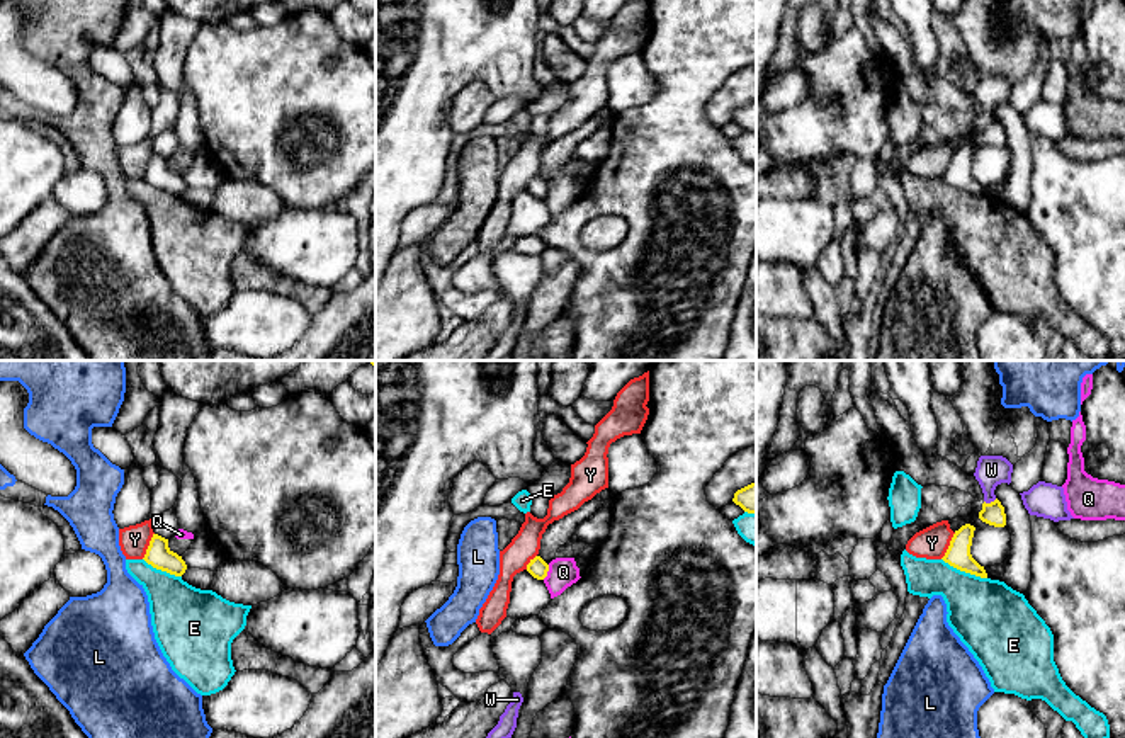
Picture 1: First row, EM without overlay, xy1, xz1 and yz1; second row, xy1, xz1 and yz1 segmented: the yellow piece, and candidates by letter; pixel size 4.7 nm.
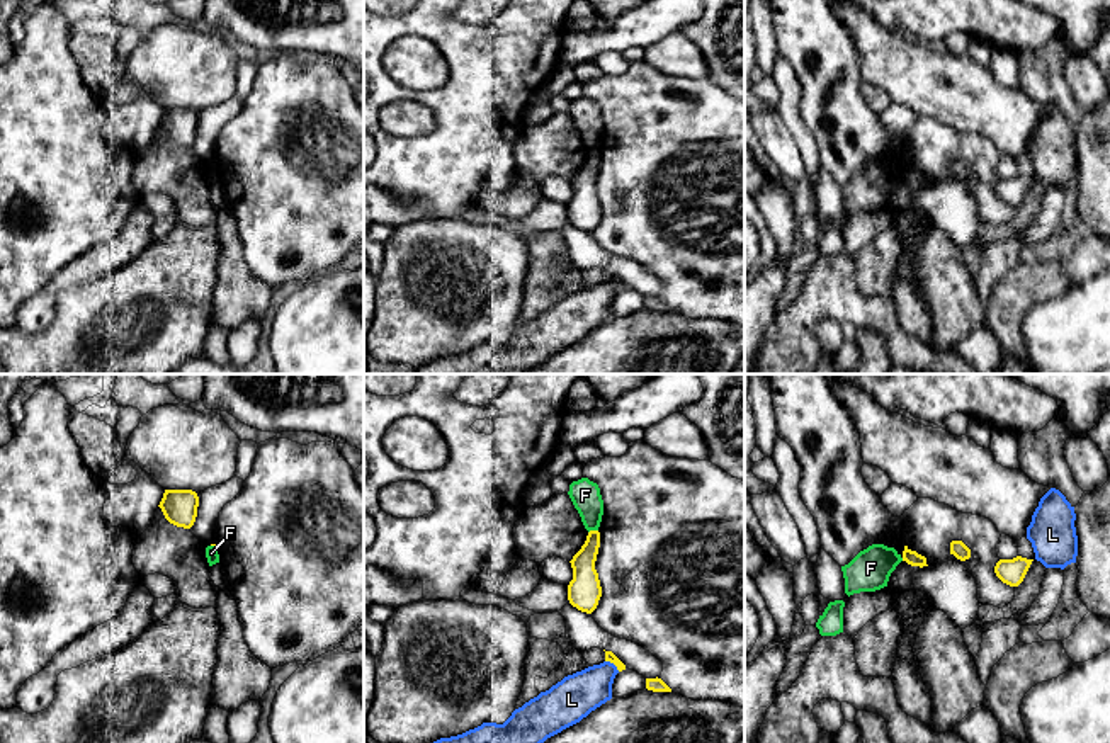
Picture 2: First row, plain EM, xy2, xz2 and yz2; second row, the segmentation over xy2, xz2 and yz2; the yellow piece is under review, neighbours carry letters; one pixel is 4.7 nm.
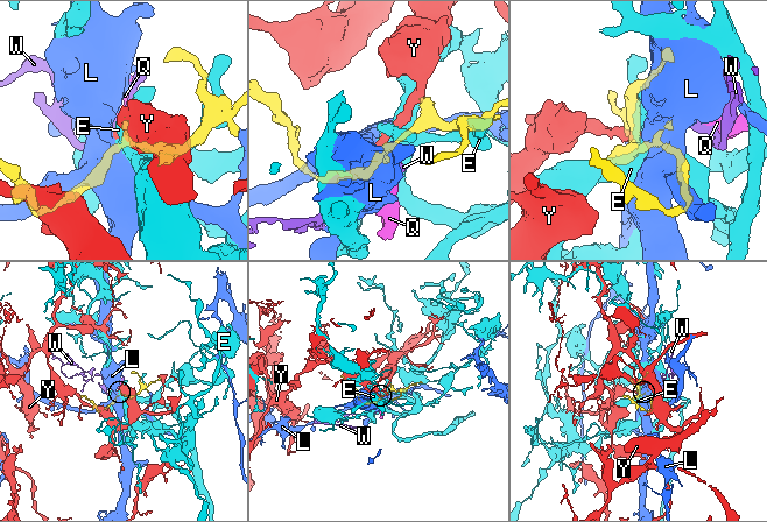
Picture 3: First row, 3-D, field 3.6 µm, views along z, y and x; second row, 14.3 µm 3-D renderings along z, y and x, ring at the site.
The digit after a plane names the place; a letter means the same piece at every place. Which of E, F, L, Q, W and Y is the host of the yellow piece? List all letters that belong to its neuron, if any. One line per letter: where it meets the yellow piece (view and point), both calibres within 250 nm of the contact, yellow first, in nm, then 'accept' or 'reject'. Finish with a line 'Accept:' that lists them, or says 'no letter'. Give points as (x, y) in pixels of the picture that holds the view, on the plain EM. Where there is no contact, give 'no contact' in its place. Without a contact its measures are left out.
E: meets yellow in yz1 at (964, 189); 120 nm thick on the yellow side, 340 nm on the other; reject
F: meets yellow in xz2 at (592, 150); 130 nm thick on the yellow side, 140 nm on the other; reject
L: meets yellow in xz2 at (612, 281); 50 nm thick on the yellow side, 200 nm on the other; reject
Q: meets yellow in xz1 at (548, 189); 90 nm thick on the yellow side, 140 nm on the other; reject
W: meets yellow in yz1 at (991, 121); 110 nm thick on the yellow side, 140 nm on the other; accept
Y: meets yellow in yz1 at (949, 165); 120 nm thick on the yellow side, 160 nm on the other; reject
Accept: W

